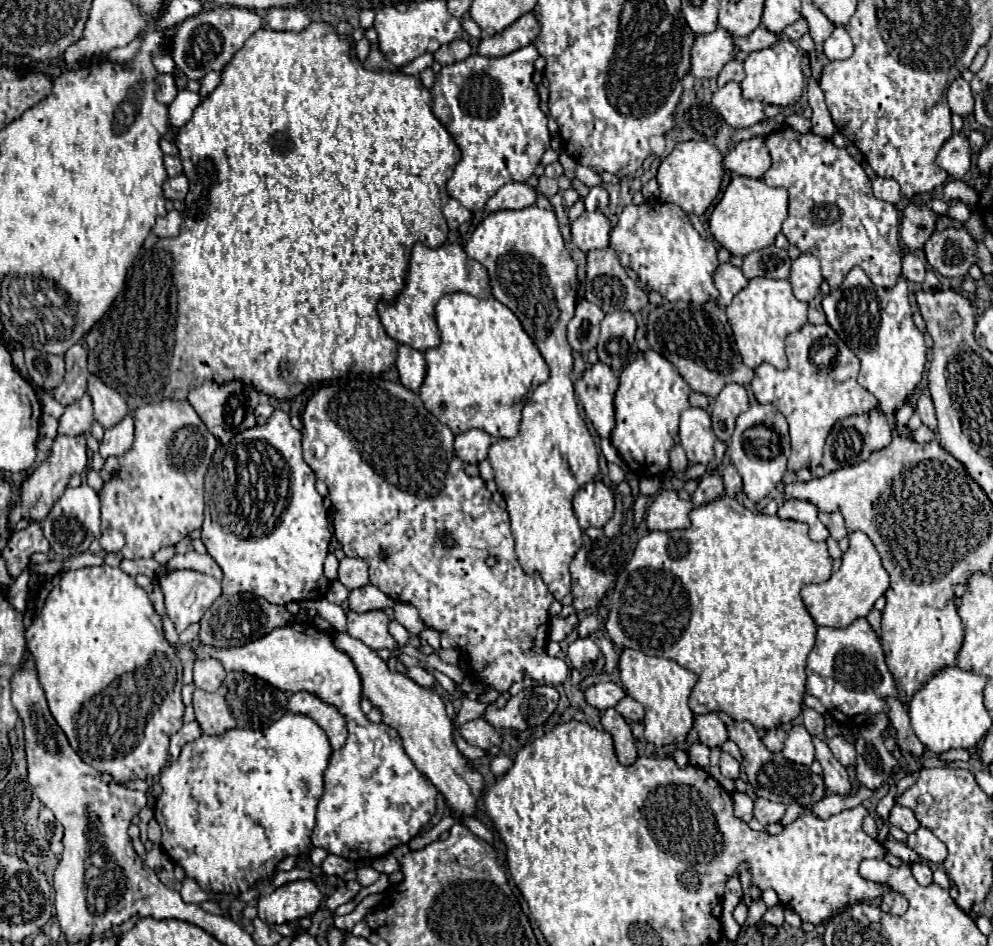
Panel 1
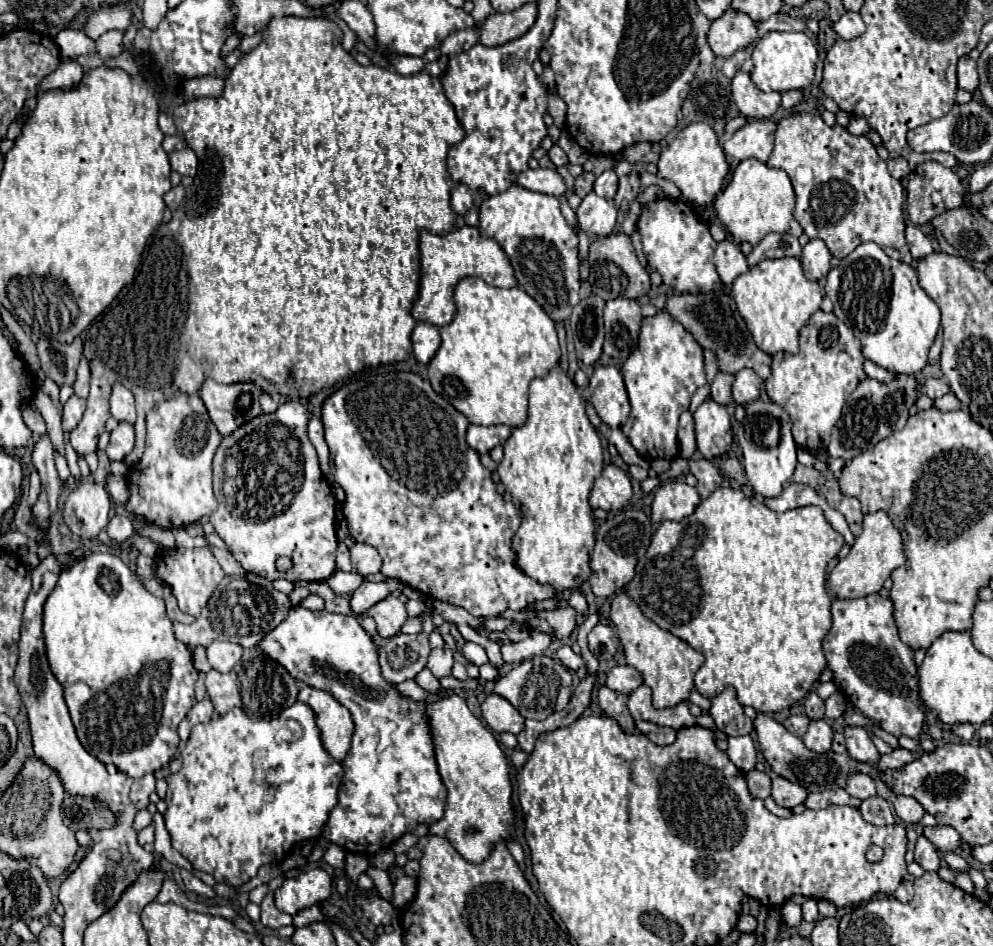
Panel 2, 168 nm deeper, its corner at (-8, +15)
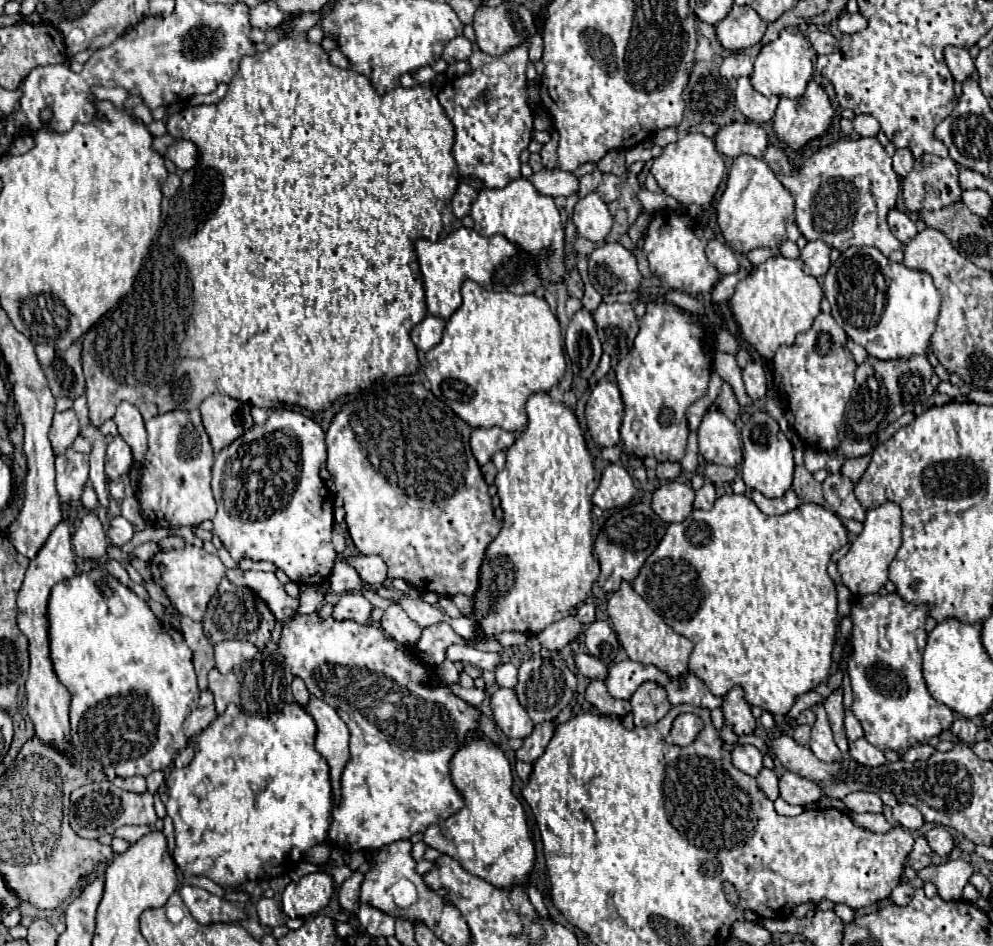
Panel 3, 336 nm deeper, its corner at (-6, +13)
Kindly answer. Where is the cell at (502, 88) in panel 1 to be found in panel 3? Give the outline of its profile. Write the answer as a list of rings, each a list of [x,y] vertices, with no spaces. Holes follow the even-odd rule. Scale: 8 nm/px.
[[[522,42],[496,58],[506,66],[506,74],[488,74],[488,54],[476,50],[468,60],[472,72],[452,82],[454,94],[448,98],[448,94],[438,92],[438,100],[456,130],[452,156],[458,166],[458,174],[462,178],[480,178],[486,188],[504,188],[508,182],[522,176],[520,154],[528,148],[534,132],[534,118],[526,92],[528,46],[530,42]]]

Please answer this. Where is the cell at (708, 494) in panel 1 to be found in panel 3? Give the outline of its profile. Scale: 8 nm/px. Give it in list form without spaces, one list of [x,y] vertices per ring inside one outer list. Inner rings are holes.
[[[710,480],[704,482],[704,486],[696,492],[696,500],[694,500],[694,508],[702,508],[702,510],[710,510],[710,506],[716,500],[716,492],[714,492],[714,484]]]

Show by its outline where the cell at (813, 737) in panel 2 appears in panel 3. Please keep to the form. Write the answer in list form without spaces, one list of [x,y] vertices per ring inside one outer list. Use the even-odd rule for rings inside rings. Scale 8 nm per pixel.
[[[814,706],[816,710],[816,724],[812,726],[812,736],[810,736],[810,750],[814,752],[816,758],[824,760],[824,762],[836,762],[842,758],[842,752],[838,750],[834,738],[832,738],[832,730],[828,724],[828,716],[824,706]]]

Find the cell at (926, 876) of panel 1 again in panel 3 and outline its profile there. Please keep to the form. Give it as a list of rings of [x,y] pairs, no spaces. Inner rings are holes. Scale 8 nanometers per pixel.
[[[924,836],[916,838],[914,848],[912,848],[908,860],[910,860],[910,866],[914,870],[922,870],[922,868],[926,868],[932,862],[932,850],[930,850],[930,846],[928,846],[928,842],[926,842]]]

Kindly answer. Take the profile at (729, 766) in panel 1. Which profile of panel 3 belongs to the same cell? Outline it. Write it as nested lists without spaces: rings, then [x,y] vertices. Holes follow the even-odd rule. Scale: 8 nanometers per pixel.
[[[752,744],[734,746],[732,764],[750,776],[758,776],[758,772],[762,770],[762,752]]]

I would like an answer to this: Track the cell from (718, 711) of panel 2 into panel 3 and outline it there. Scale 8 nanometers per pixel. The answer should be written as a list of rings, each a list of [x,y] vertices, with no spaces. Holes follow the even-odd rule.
[[[740,686],[732,688],[724,696],[722,712],[724,712],[724,724],[728,728],[732,728],[738,736],[744,736],[744,734],[752,734],[754,732],[756,720],[754,720],[752,712],[750,712],[750,706],[744,700],[744,690]]]

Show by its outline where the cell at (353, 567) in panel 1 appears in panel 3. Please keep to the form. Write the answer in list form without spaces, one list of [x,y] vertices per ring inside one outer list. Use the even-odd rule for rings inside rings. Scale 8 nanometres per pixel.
[[[358,554],[358,556],[350,556],[346,560],[358,574],[360,578],[366,582],[366,584],[372,584],[372,586],[380,586],[384,580],[386,580],[386,564],[380,556],[376,554]]]

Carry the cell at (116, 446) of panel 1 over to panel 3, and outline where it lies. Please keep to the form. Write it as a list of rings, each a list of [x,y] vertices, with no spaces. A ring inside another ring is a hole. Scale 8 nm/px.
[[[114,436],[114,440],[106,448],[106,476],[118,478],[128,472],[132,466],[132,450],[122,436]]]

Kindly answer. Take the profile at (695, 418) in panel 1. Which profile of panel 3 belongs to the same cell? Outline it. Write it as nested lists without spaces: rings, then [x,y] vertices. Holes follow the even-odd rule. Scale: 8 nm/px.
[[[720,410],[704,414],[698,428],[698,446],[704,460],[712,464],[736,466],[742,460],[736,426]]]

